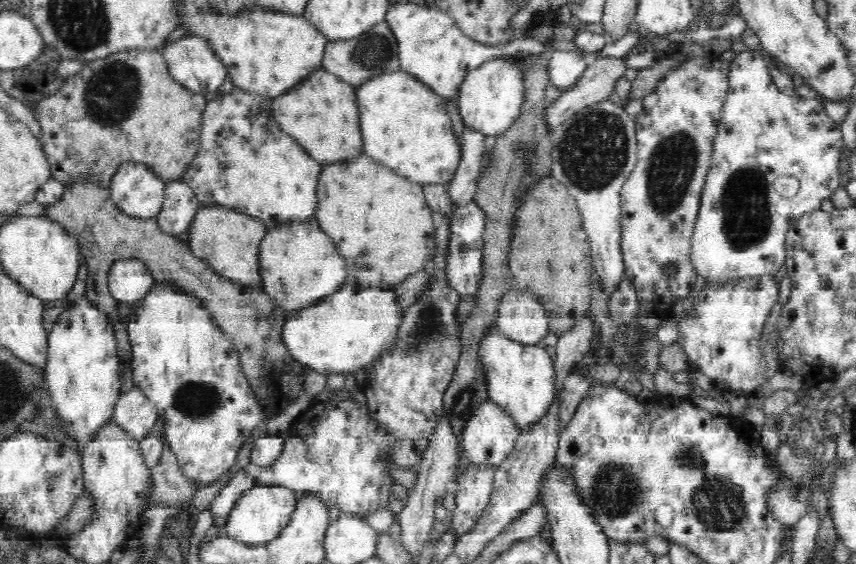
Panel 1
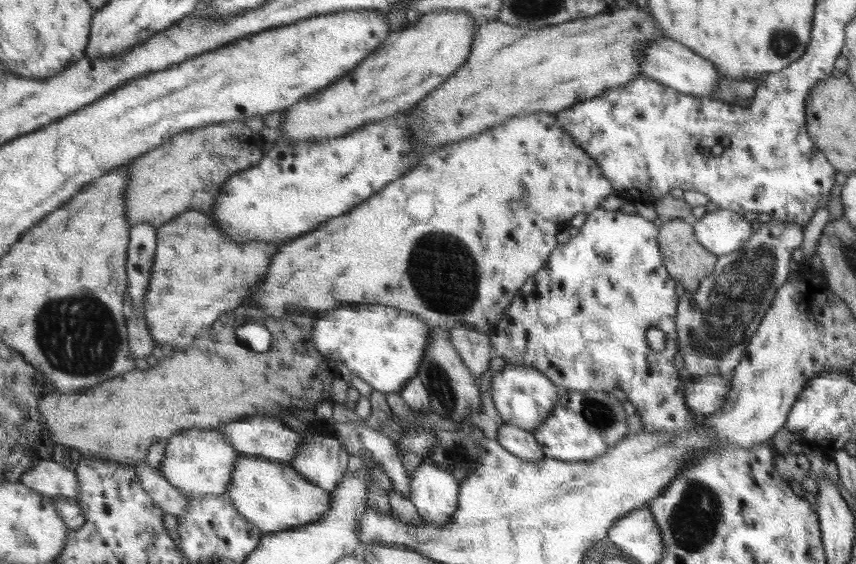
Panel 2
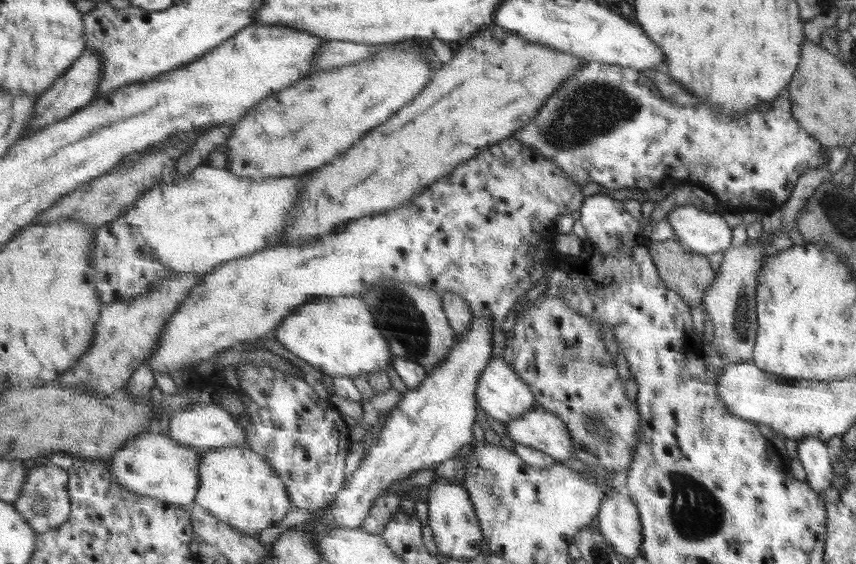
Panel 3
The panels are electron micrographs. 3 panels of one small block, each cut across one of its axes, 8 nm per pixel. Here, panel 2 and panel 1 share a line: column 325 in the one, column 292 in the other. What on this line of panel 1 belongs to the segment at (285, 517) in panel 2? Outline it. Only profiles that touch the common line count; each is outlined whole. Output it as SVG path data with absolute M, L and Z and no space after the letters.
M256 485L240 494L233 512L230 512L222 533L234 540L249 545L259 545L274 540L286 528L296 504L299 502L300 492L286 488L284 485Z

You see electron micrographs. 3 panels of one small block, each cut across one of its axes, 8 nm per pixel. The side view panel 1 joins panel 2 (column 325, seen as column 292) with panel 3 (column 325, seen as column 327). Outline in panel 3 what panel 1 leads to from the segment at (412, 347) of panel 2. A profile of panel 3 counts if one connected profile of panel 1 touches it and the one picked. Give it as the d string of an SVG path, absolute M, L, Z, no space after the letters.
M326 297L304 304L287 316L274 330L278 342L292 354L309 363L328 377L360 377L371 373L387 371L394 364L394 354L391 352L387 337L376 327L376 318L370 312L369 305L360 297Z

